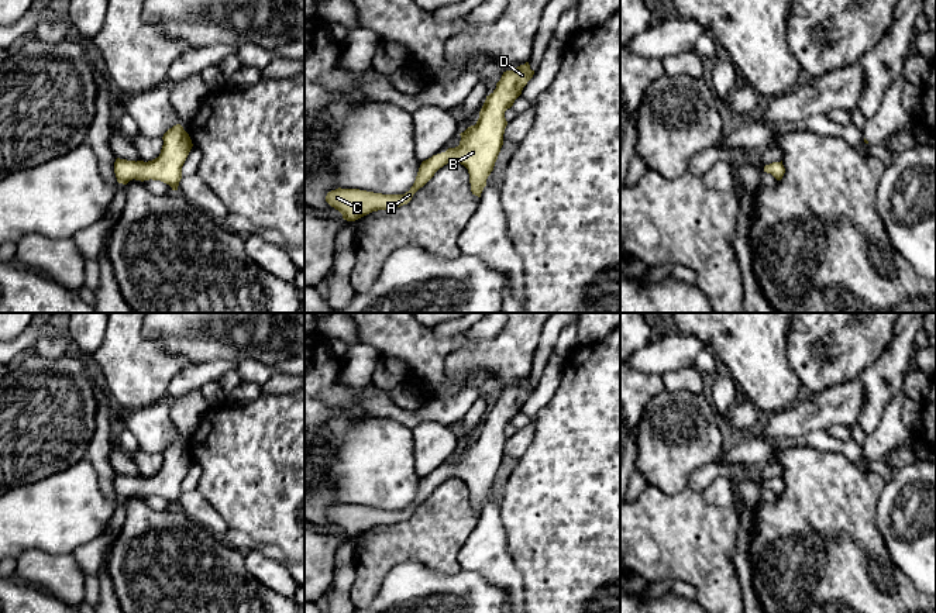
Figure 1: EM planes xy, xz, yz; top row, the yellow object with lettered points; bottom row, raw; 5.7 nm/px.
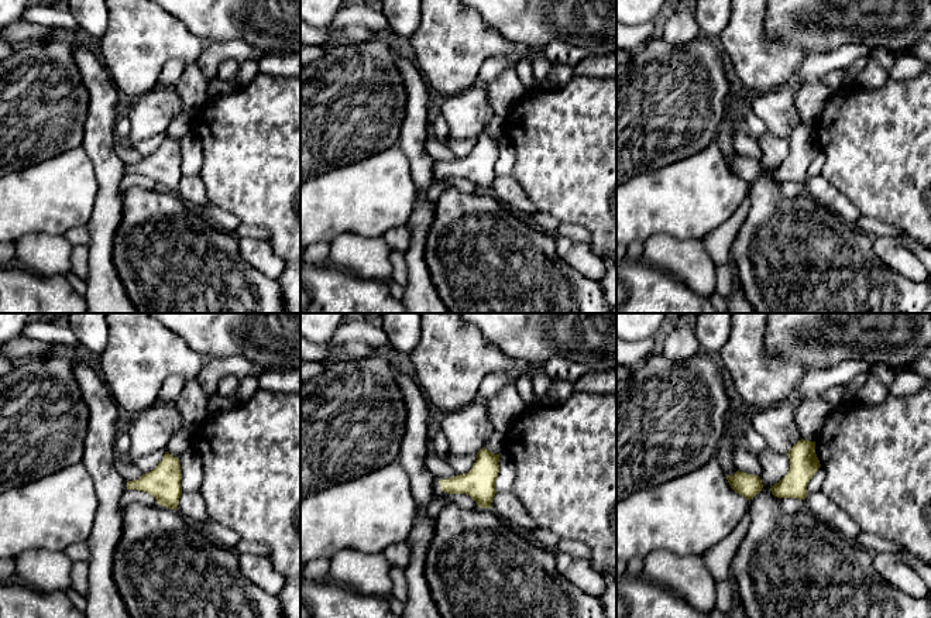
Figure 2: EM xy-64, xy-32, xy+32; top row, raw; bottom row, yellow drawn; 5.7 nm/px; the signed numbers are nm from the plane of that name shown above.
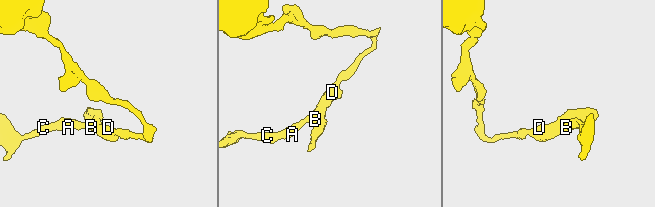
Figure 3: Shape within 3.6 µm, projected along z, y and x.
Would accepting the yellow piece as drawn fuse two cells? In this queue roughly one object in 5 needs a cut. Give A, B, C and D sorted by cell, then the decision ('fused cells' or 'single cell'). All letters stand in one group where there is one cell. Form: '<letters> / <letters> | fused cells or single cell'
A B C D | single cell

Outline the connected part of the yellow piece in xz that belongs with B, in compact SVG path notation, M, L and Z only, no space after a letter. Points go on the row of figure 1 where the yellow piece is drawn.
M529 62L503 72L496 89L486 96L475 125L461 132L460 145L433 155L421 162L416 180L405 194L382 194L359 189L335 189L327 193L326 202L343 214L347 221L355 221L372 211L390 210L407 204L413 194L423 187L444 165L455 161L469 173L472 194L481 197L486 179L503 145L507 125L505 111L522 94L523 87L533 78Z

